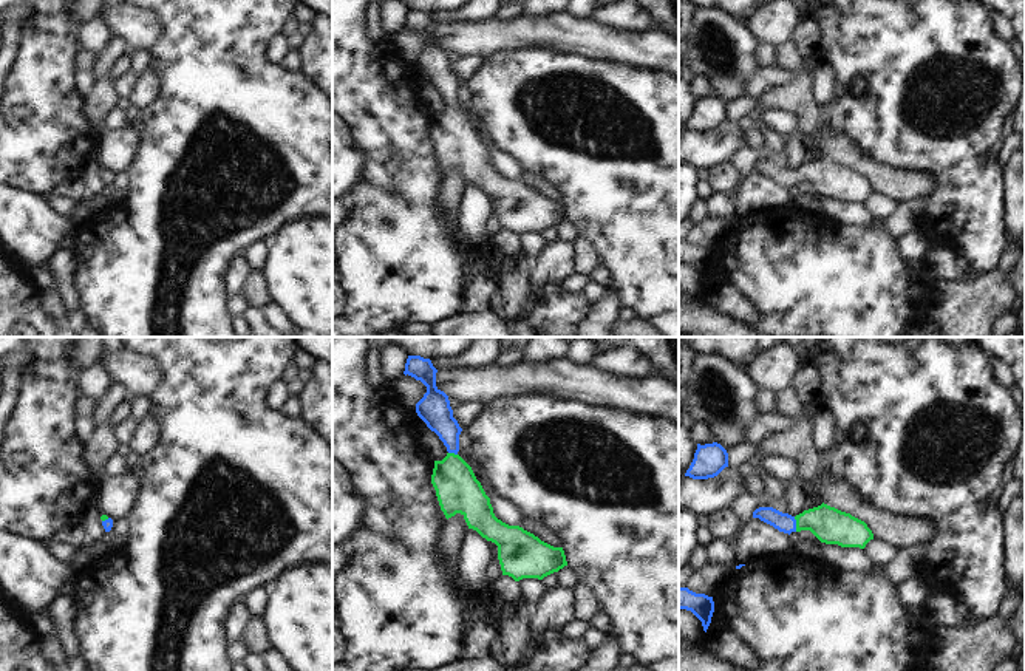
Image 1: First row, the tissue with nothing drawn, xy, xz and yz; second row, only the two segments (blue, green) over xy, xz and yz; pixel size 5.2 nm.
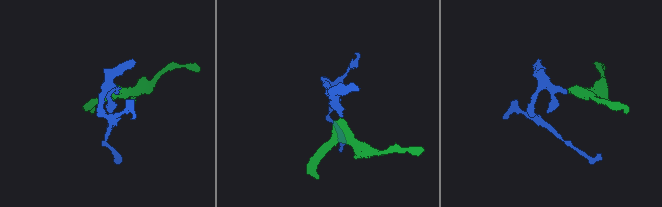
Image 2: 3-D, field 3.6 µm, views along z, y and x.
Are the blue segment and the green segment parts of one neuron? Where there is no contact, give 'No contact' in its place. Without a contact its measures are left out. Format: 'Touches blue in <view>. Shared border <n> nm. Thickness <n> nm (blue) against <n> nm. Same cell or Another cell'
Touches blue in yz. Shared border 80 nm. Thickness 100 nm (blue) against 190 nm. Same cell.

